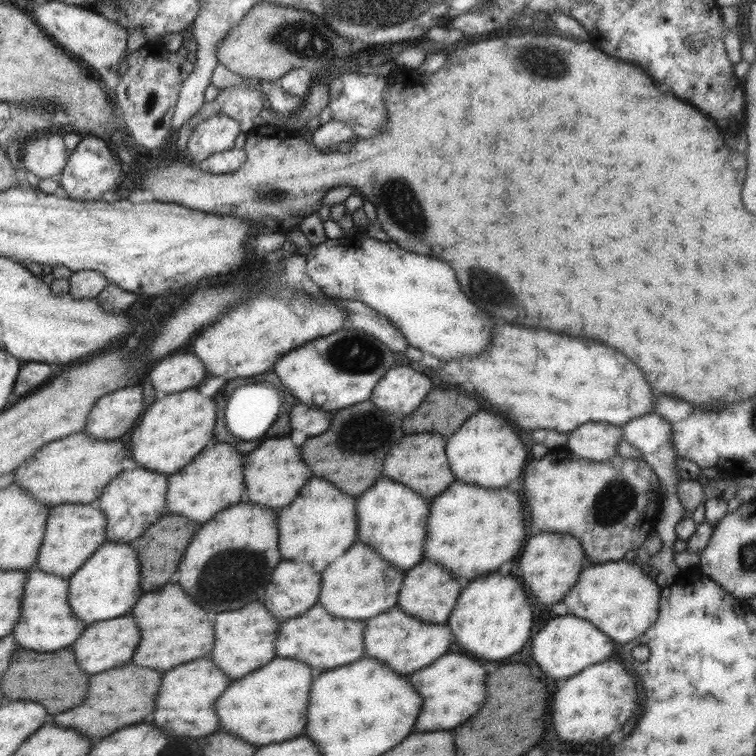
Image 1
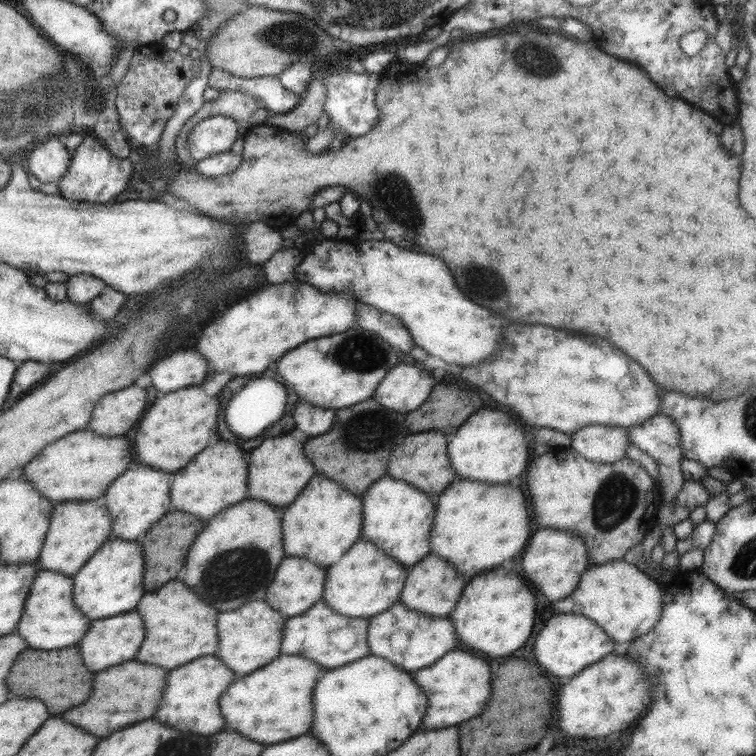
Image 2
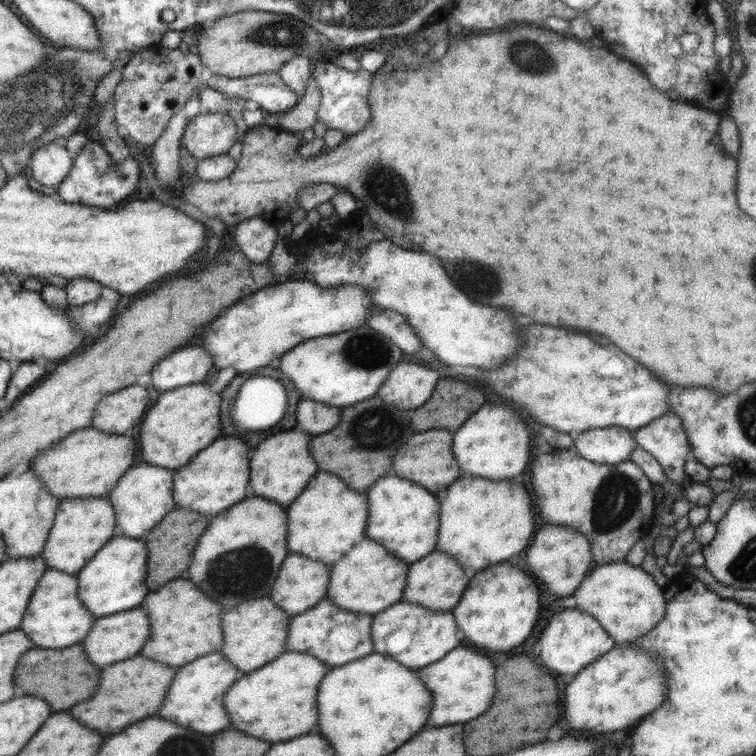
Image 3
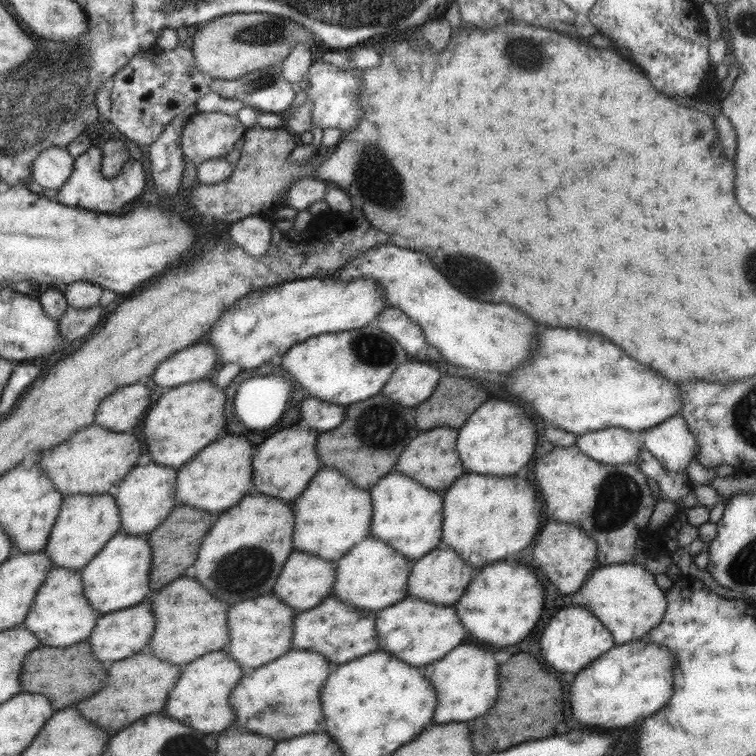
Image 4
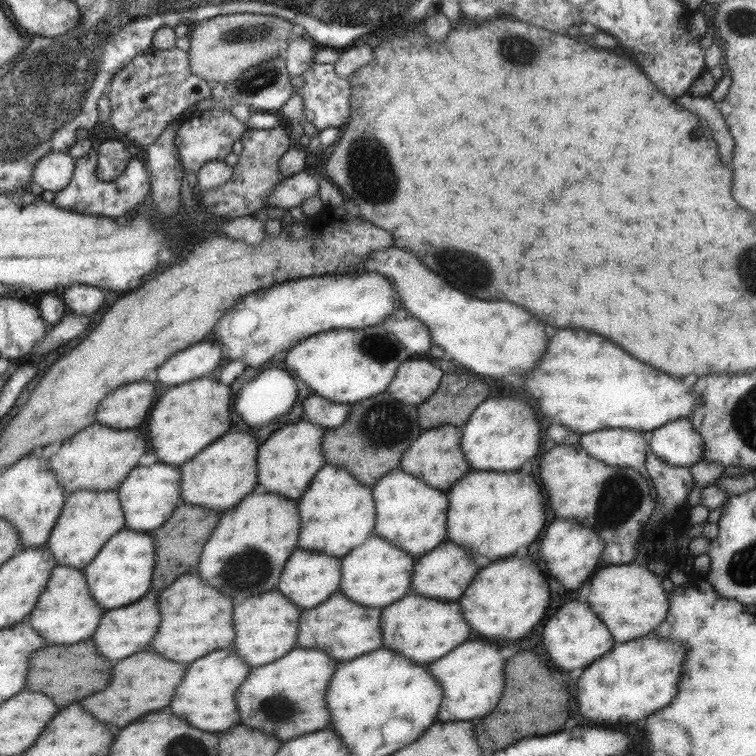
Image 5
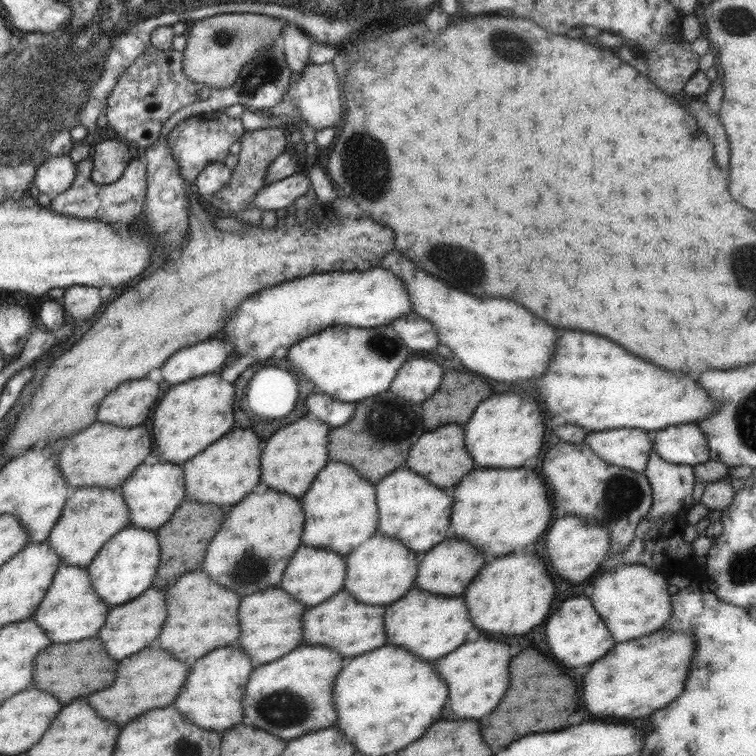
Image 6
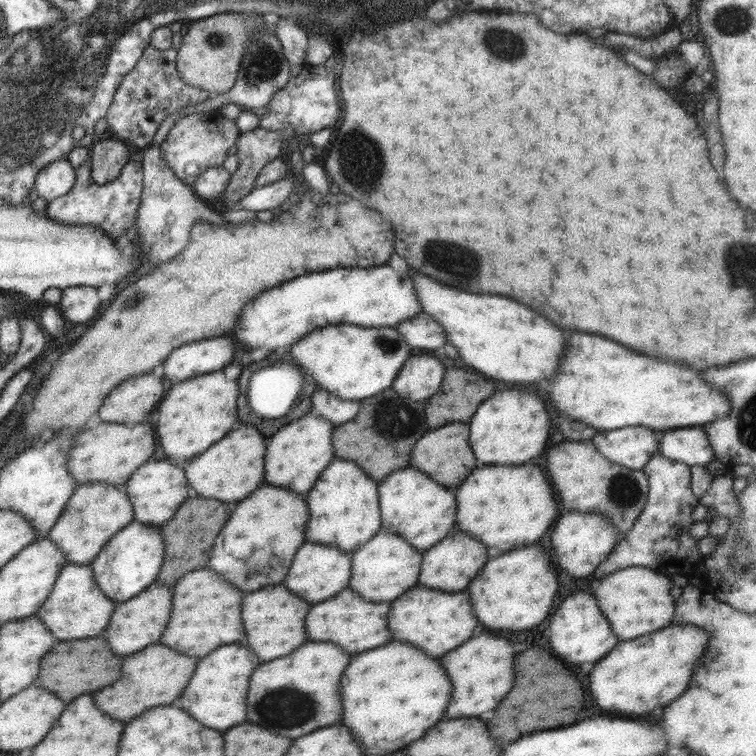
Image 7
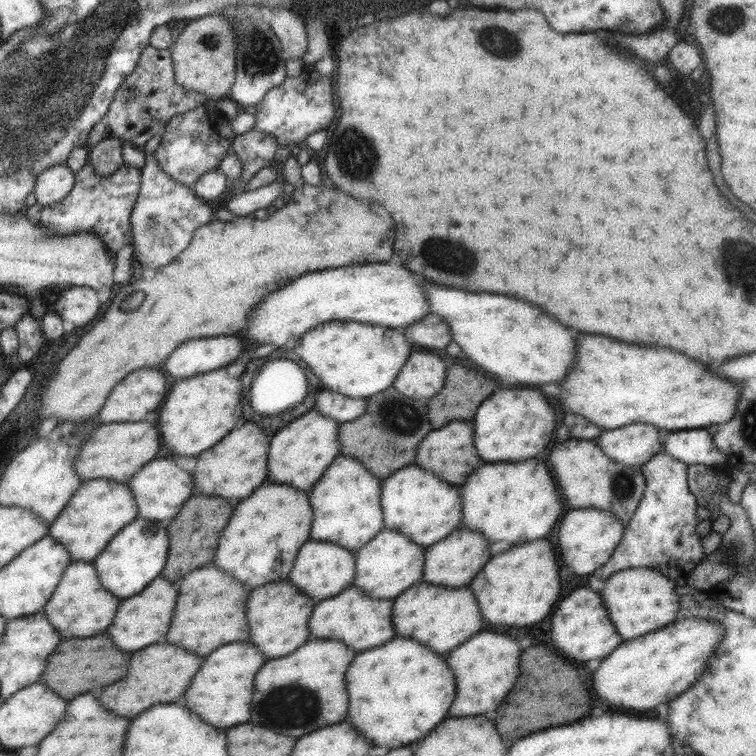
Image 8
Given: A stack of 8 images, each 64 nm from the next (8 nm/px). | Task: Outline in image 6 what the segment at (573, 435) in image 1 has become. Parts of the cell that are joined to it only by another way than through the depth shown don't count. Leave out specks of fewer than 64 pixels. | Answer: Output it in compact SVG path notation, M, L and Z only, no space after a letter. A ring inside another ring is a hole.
M621 428L588 433L583 444L609 465L644 473L653 441L649 431Z

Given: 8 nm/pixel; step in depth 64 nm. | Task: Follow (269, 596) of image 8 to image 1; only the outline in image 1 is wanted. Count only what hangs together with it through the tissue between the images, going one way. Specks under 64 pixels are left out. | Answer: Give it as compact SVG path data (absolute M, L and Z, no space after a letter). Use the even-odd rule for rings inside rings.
M251 602L233 612L214 614L213 618L215 618L212 621L215 640L208 657L231 681L255 671L276 657L275 641L281 622L261 602Z

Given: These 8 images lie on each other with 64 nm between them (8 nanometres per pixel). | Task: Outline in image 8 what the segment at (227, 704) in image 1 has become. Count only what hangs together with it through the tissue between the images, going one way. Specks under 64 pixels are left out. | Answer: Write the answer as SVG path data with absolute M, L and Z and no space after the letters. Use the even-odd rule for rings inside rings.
M309 638L291 654L266 659L253 681L251 722L287 736L303 736L315 728L341 722L347 716L349 702L343 676L353 656L355 652L341 641Z

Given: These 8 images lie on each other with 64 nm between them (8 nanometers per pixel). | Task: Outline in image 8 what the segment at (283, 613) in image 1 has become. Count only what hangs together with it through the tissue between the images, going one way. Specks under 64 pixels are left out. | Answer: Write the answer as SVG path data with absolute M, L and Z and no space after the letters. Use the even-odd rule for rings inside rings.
M309 538L297 551L293 572L289 574L289 580L292 585L295 585L295 588L298 588L298 591L318 602L324 598L331 598L343 589L351 587L354 576L354 552L337 543Z

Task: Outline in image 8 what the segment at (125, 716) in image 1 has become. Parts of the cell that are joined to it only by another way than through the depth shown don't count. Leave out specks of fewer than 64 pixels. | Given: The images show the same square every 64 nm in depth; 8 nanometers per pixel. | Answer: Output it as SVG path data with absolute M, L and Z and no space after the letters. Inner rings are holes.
M169 642L145 646L145 650L137 650L131 656L127 676L115 684L105 686L99 700L107 710L111 710L119 716L127 716L127 718L137 716L139 712L143 712L145 708L149 708L153 704L169 702L169 700L175 702L187 690L187 684L199 670L201 660L203 660L201 656L191 654L191 652L183 650L181 646L175 646Z

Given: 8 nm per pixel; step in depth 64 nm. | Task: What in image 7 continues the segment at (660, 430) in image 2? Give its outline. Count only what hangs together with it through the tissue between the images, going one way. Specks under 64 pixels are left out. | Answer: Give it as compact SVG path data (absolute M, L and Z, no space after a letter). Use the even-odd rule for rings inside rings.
M699 426L660 432L658 440L658 453L667 460L689 467L705 467L714 460L713 449L705 432Z

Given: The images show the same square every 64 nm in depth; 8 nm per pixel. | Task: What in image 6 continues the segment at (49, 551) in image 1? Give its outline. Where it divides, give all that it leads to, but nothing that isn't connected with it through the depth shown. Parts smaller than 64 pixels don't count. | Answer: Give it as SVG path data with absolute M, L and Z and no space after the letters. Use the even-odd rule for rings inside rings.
M100 486L77 487L65 501L61 517L53 525L46 542L63 564L86 567L105 542L129 524L130 510L119 489Z

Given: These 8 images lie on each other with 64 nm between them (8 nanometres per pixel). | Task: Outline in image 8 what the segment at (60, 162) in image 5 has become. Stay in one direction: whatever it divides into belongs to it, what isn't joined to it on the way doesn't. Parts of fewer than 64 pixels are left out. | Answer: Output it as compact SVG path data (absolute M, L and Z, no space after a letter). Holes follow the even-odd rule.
M54 164L37 175L32 190L39 206L57 203L65 198L74 185L74 174L64 164Z

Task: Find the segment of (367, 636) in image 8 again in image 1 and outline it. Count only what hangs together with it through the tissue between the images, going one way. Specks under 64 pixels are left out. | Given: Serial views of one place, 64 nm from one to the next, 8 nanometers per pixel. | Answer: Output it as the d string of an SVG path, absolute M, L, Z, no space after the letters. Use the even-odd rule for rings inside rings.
M315 603L303 614L280 623L275 641L275 654L305 662L315 670L331 670L341 664L355 662L365 654L364 628L366 621L337 618Z

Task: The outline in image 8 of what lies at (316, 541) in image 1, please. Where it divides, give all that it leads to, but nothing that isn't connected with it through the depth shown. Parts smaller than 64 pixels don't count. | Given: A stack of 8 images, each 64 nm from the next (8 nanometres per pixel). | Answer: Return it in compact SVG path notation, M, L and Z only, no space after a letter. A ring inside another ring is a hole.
M337 456L309 494L313 511L310 538L337 543L355 552L384 529L380 492L381 479L371 474L359 460Z

